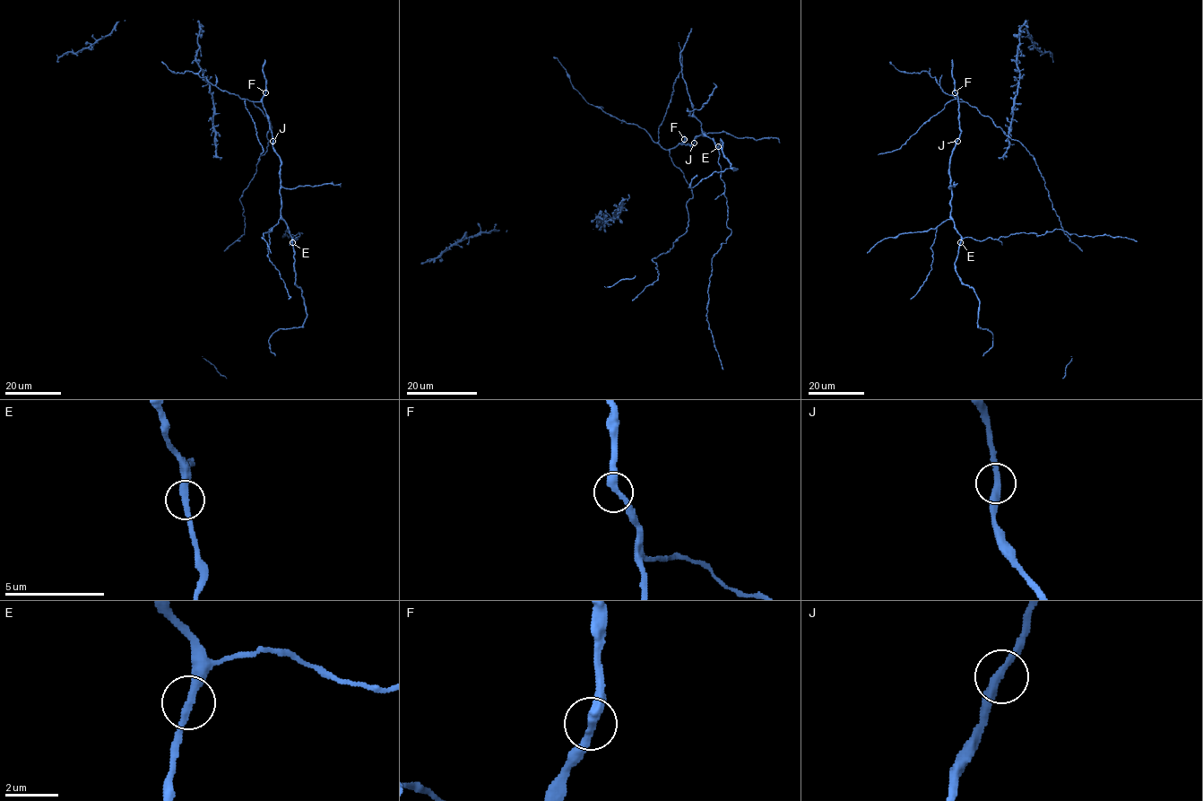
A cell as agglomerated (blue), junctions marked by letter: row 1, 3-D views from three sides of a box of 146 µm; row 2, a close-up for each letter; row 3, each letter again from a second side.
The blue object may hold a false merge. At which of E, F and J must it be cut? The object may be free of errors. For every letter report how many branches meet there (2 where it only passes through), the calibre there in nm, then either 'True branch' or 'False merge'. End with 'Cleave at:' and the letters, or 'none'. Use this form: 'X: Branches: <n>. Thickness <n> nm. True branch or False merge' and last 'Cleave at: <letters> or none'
E: Branches: 2. Thickness 320 nm. True branch
F: Branches: 2. Thickness 320 nm. True branch
J: Branches: 2. Thickness 320 nm. True branch
Cleave at: none

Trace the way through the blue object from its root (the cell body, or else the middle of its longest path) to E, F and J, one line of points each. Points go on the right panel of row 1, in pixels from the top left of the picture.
E: (958, 108), (961, 133), (949, 161), (949, 177), (951, 219), (961, 237), (960, 242)
F: (958, 108), (957, 97), (955, 92)
J: (958, 108), (961, 133), (957, 141)

